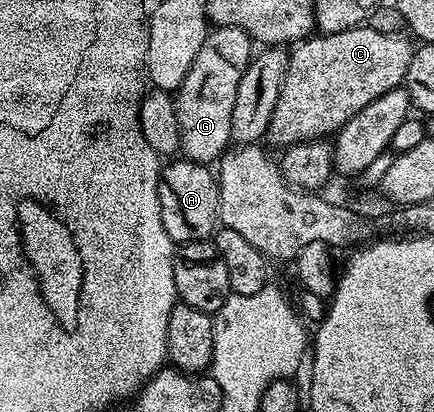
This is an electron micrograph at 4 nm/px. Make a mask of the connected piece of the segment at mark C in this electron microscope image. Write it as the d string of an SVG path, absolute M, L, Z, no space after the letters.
M368 27L338 33L321 33L300 42L289 53L287 75L281 84L279 103L275 103L275 115L271 115L268 140L273 140L275 144L281 145L280 147L288 147L300 141L315 141L336 134L352 116L362 111L363 107L404 82L414 48L414 42L400 32L380 33Z

